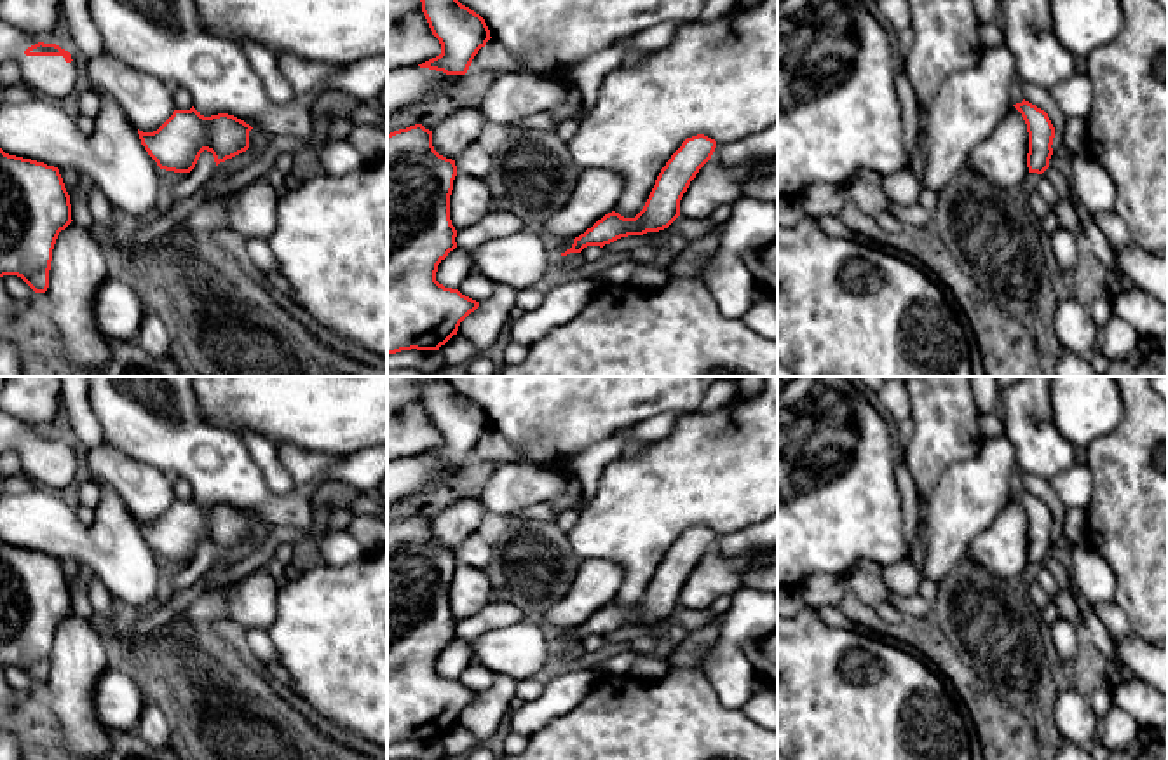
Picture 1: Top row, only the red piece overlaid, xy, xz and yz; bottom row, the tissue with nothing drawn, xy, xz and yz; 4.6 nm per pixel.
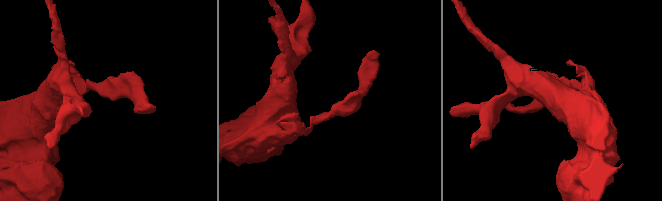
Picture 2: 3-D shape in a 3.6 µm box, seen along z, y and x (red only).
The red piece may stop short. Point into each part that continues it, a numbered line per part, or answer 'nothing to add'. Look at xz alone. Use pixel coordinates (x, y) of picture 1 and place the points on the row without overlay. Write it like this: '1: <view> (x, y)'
nothing to add

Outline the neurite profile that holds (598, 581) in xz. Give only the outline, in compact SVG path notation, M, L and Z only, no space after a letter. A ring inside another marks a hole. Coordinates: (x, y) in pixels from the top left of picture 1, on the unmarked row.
M607 560L581 561L581 568L565 598L558 600L542 626L575 629L605 605L612 603L622 586L624 568Z

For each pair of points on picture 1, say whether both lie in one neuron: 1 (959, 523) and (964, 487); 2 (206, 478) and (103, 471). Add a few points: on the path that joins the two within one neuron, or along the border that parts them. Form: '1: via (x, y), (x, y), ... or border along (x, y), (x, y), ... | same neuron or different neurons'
1: via (959, 515), (964, 495) | same neuron
2: border along (133, 457), (162, 469), (171, 478) | different neurons

